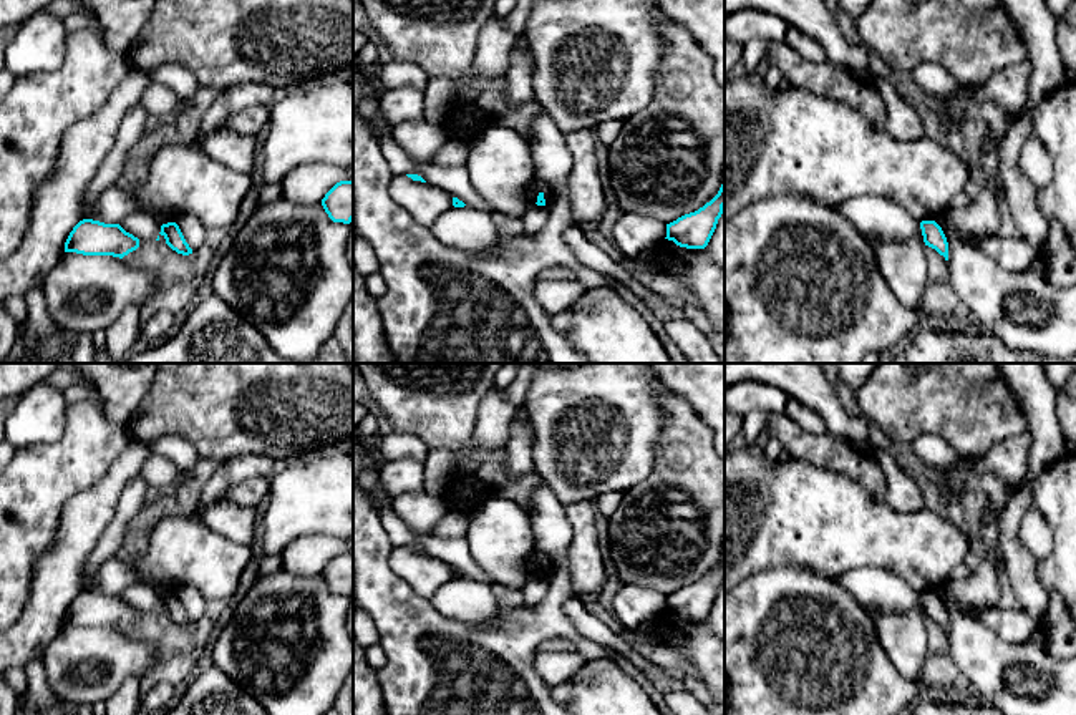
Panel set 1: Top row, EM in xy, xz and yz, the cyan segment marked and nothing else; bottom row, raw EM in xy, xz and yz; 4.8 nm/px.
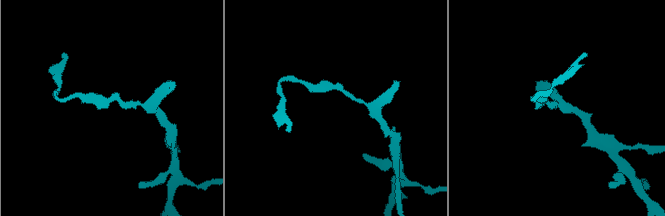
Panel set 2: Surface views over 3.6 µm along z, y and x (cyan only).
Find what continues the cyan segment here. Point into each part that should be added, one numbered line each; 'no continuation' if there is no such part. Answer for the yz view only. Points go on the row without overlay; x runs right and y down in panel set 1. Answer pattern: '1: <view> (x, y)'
no continuation

